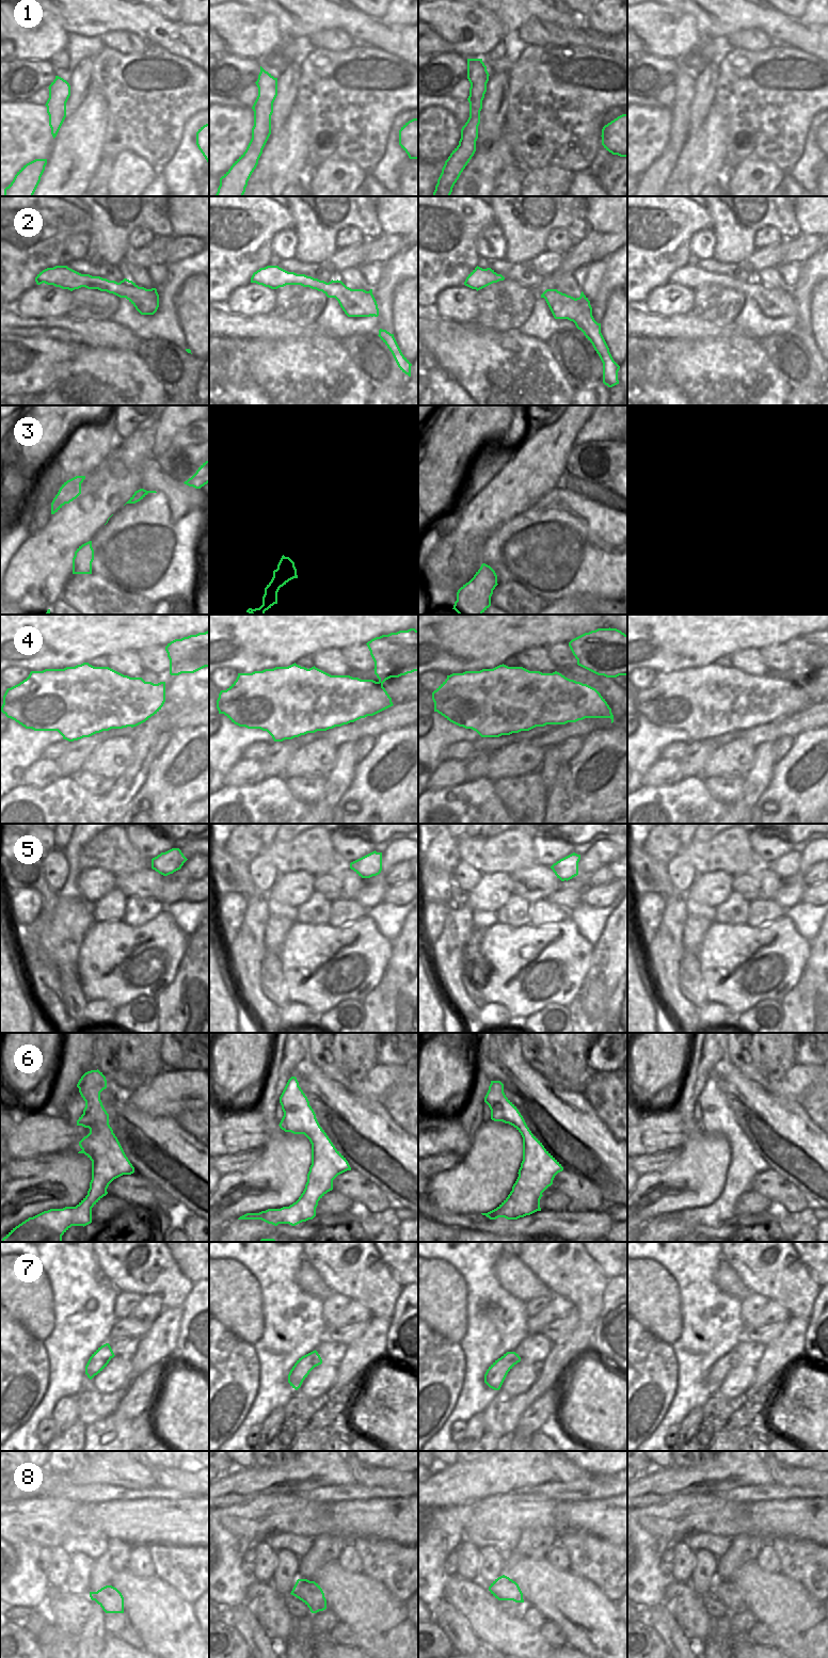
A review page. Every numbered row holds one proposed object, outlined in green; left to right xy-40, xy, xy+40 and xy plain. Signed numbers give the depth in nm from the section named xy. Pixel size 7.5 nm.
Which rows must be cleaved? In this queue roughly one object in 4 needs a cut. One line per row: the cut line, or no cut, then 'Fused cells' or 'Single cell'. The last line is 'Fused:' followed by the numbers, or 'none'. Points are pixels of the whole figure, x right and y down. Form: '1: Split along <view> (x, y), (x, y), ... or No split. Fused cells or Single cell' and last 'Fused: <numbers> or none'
1: No split. Single cell
2: No split. Single cell
3: No split. Single cell
4: Split along xy (378, 682), (382, 684). Fused cells
5: No split. Single cell
6: No split. Single cell
7: No split. Single cell
8: No split. Single cell
Fused: 4

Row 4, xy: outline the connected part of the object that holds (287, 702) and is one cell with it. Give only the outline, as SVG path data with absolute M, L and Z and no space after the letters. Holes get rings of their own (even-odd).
M296 663L288 667L238 673L236 681L226 690L221 690L217 700L219 714L224 714L239 727L267 731L274 742L341 727L393 705L392 698L379 682L331 675L315 666L307 669Z

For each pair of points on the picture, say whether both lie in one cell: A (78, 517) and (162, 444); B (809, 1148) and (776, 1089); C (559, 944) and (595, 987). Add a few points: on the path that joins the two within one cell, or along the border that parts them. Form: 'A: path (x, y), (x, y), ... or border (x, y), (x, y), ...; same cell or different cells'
A: border (158, 429), (152, 449), (152, 455), (155, 458); different cells
B: border (765, 1087), (774, 1095), (795, 1098); different cells
C: border (592, 950), (589, 970), (576, 995); different cells

